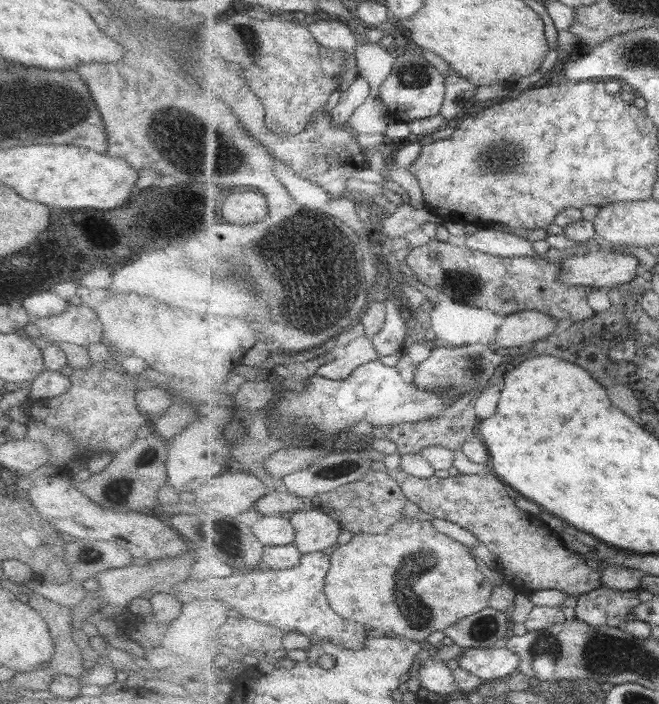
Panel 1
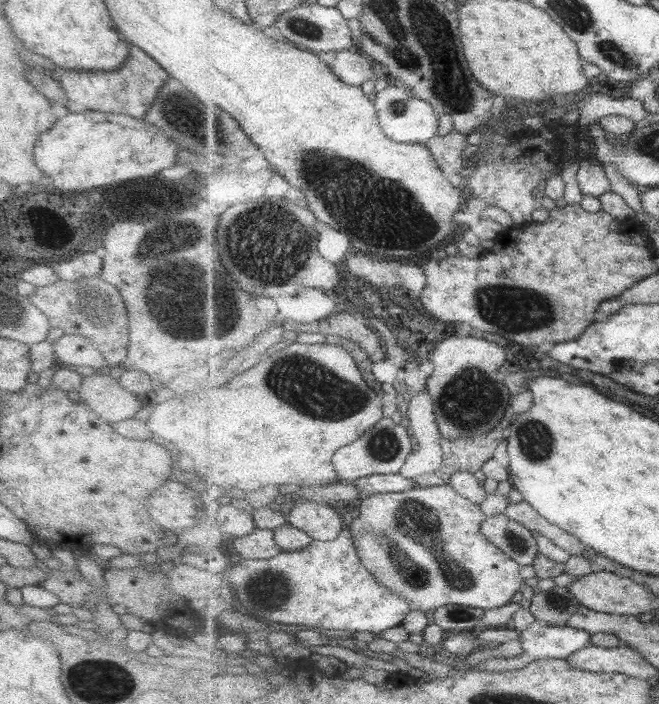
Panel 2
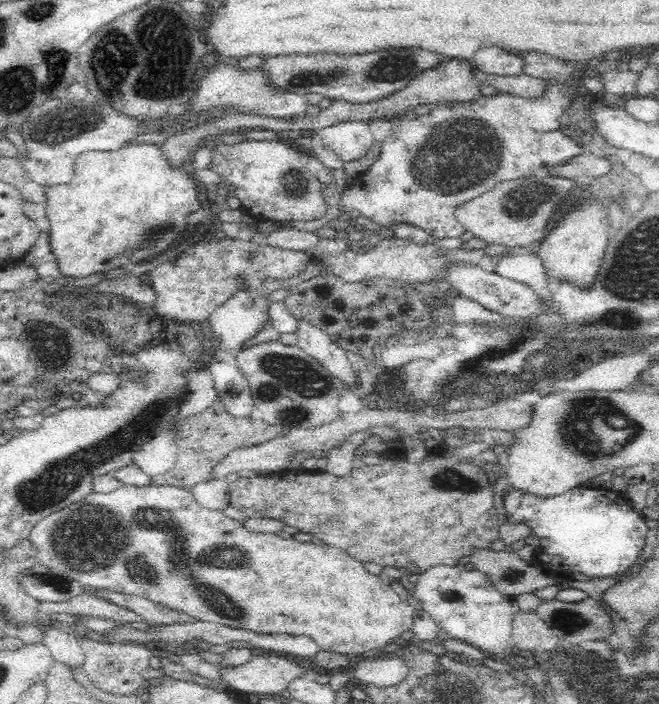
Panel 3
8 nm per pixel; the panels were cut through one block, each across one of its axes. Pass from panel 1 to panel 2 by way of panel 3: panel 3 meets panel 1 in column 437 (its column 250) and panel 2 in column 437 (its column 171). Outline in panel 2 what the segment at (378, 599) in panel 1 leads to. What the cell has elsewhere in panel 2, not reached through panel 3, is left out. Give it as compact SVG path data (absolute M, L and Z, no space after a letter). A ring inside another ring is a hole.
M443 485L362 499L360 514L349 527L364 566L393 594L407 599L411 610L424 613L445 605L461 605L490 611L511 603L523 586L523 576L520 564L481 533L487 518L480 505L456 492L453 486Z

